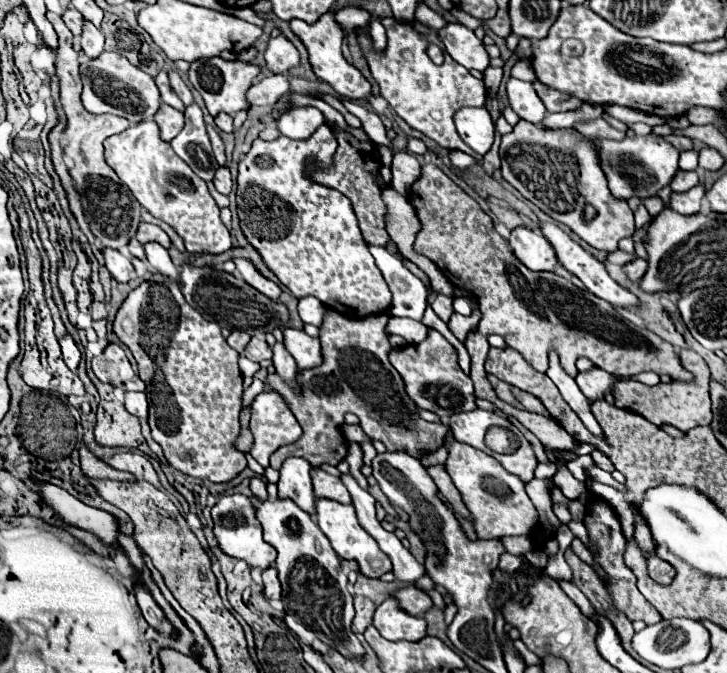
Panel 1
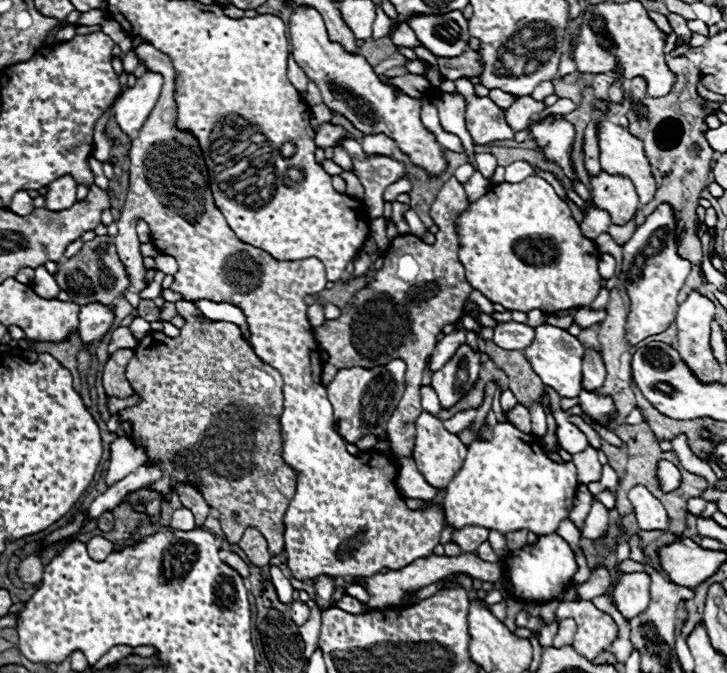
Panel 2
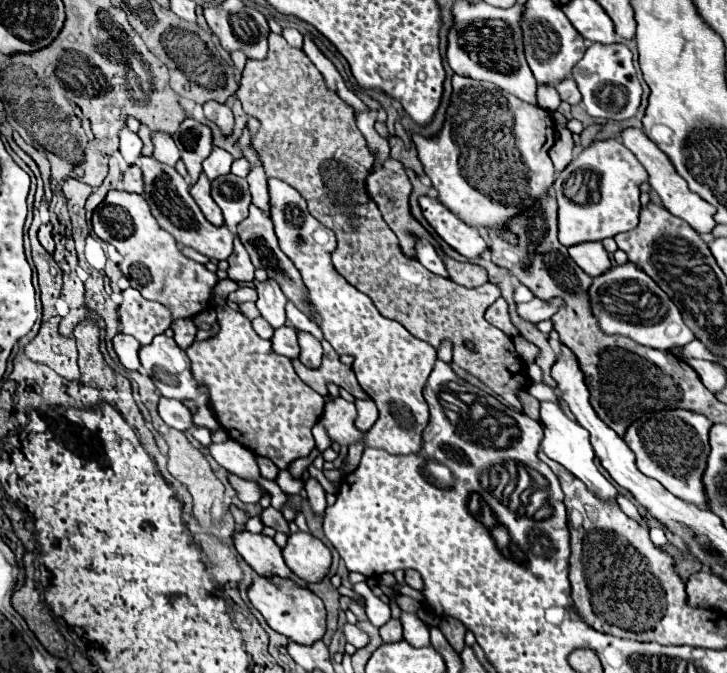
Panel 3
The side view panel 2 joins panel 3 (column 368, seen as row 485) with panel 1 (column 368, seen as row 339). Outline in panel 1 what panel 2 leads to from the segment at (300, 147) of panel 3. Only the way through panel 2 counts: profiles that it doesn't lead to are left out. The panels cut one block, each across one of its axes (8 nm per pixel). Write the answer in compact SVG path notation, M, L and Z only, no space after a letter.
M332 128L336 132L338 138L338 150L334 154L334 168L330 170L318 170L312 168L312 180L318 180L320 184L326 184L330 188L338 188L344 196L350 198L352 208L358 216L358 224L362 230L362 236L368 244L378 244L384 246L388 242L388 234L384 228L384 214L386 214L386 206L380 198L380 188L376 186L376 182L372 180L371 174L378 172L382 163L378 153L378 146L372 142L358 142L356 138L352 138L350 134Z

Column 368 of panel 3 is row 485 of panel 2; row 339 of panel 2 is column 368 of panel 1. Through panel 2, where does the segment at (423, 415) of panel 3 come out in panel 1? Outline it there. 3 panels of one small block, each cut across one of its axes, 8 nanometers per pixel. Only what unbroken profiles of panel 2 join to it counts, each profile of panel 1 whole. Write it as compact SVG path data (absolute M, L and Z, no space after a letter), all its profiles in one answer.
M322 124L322 128L318 128L314 136L306 140L290 140L286 136L280 136L272 142L264 142L256 138L252 150L240 160L238 166L238 192L236 192L238 216L242 232L246 234L248 242L262 254L264 262L274 270L278 280L296 298L314 294L324 306L334 308L348 318L364 318L370 314L386 312L392 304L392 292L380 268L376 266L372 254L368 252L350 200L342 196L342 192L308 178L310 164L316 168L334 166L336 148L338 148L336 134L326 124Z

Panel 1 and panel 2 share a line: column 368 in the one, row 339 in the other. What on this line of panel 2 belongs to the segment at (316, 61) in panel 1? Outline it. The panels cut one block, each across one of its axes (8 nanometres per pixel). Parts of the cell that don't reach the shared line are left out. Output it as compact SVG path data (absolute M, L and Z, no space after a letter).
M92 302L82 306L80 310L78 334L84 342L96 342L112 328L112 324L114 324L114 310L100 302Z

